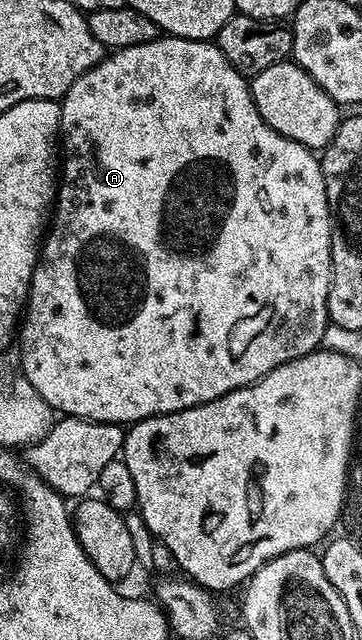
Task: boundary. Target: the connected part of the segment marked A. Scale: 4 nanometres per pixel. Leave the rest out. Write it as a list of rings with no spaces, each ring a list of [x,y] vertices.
[[[165,34],[154,41],[146,41],[142,45],[130,45],[121,51],[105,54],[98,65],[94,65],[65,93],[60,103],[60,138],[62,144],[62,178],[54,200],[54,214],[50,219],[50,230],[43,240],[32,274],[32,284],[28,290],[28,301],[22,311],[22,326],[18,331],[18,347],[20,343],[20,367],[23,378],[34,385],[34,389],[48,404],[53,412],[73,419],[89,419],[95,423],[118,423],[131,425],[140,423],[155,415],[169,415],[182,409],[190,409],[194,405],[202,405],[206,401],[214,401],[226,393],[239,387],[251,387],[266,373],[278,369],[278,365],[289,363],[317,350],[323,344],[324,330],[330,325],[328,317],[328,290],[332,280],[332,214],[328,208],[326,197],[326,181],[322,177],[320,159],[309,148],[298,145],[298,141],[290,141],[282,137],[258,113],[258,105],[254,105],[252,88],[249,80],[230,61],[226,61],[226,53],[207,39],[180,39],[176,35]]]

